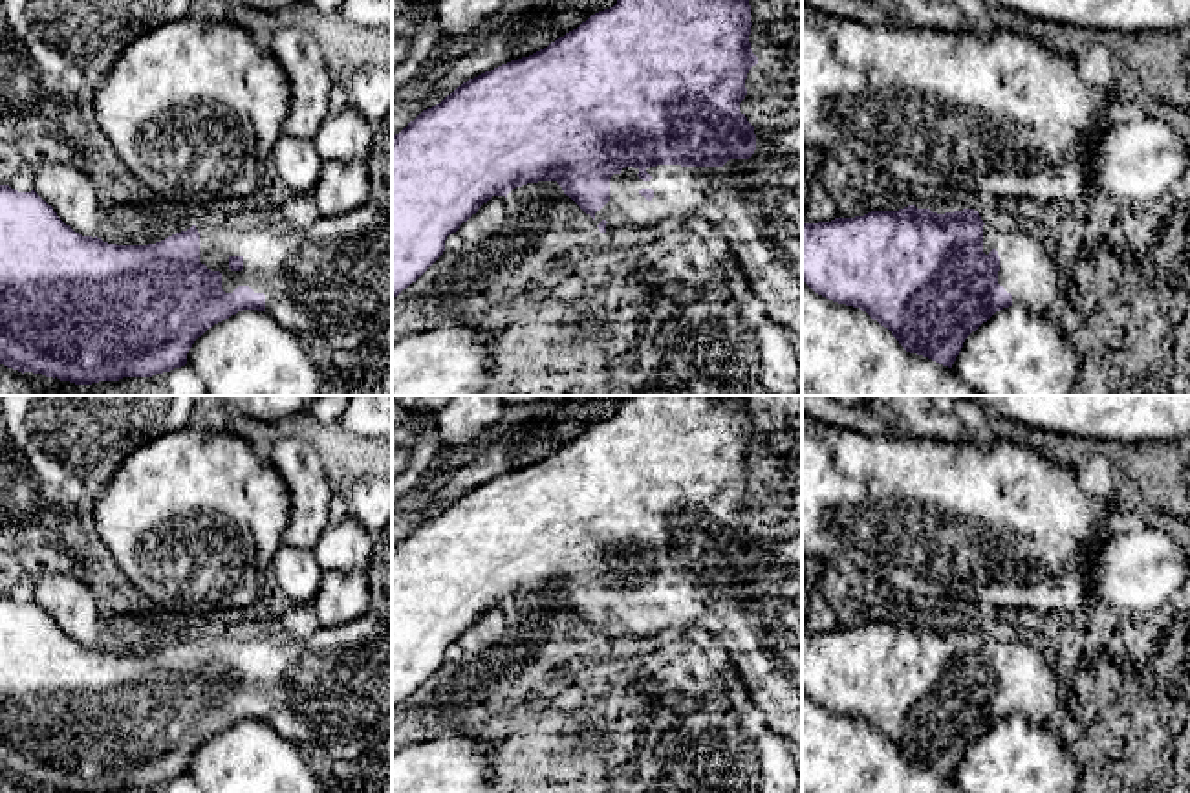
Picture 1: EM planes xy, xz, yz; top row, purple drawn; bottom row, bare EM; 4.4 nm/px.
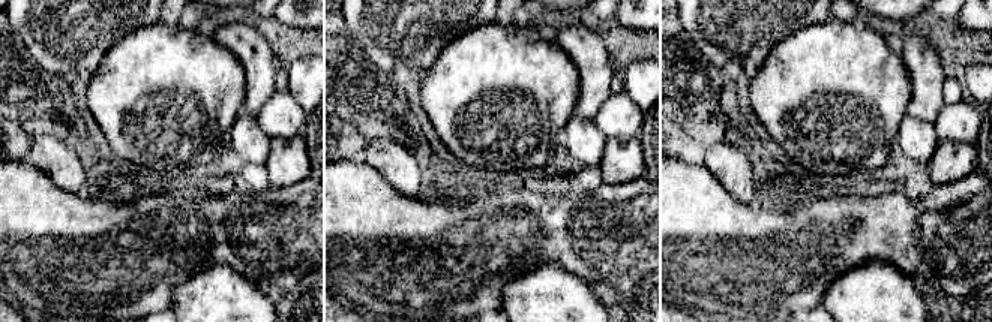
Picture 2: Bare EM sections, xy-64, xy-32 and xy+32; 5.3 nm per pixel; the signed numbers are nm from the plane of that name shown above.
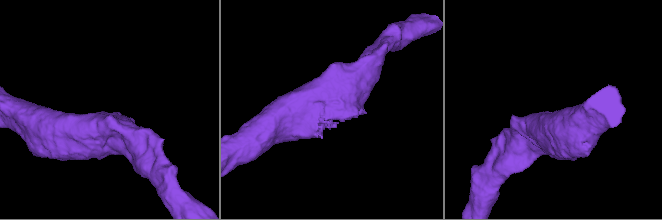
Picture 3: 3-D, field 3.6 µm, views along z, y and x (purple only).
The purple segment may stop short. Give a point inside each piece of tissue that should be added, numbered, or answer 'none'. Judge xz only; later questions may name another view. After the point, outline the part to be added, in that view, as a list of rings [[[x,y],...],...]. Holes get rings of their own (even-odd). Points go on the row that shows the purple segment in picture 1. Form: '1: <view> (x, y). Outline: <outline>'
1: xz (755, 204). Outline: [[[802,123],[778,132],[754,128],[754,134],[756,150],[749,159],[729,159],[723,167],[657,165],[646,168],[650,181],[643,181],[637,174],[613,174],[610,201],[595,212],[595,223],[606,220],[608,233],[622,225],[652,229],[666,218],[707,220],[725,238],[752,293],[763,302],[767,319],[802,335]]]

